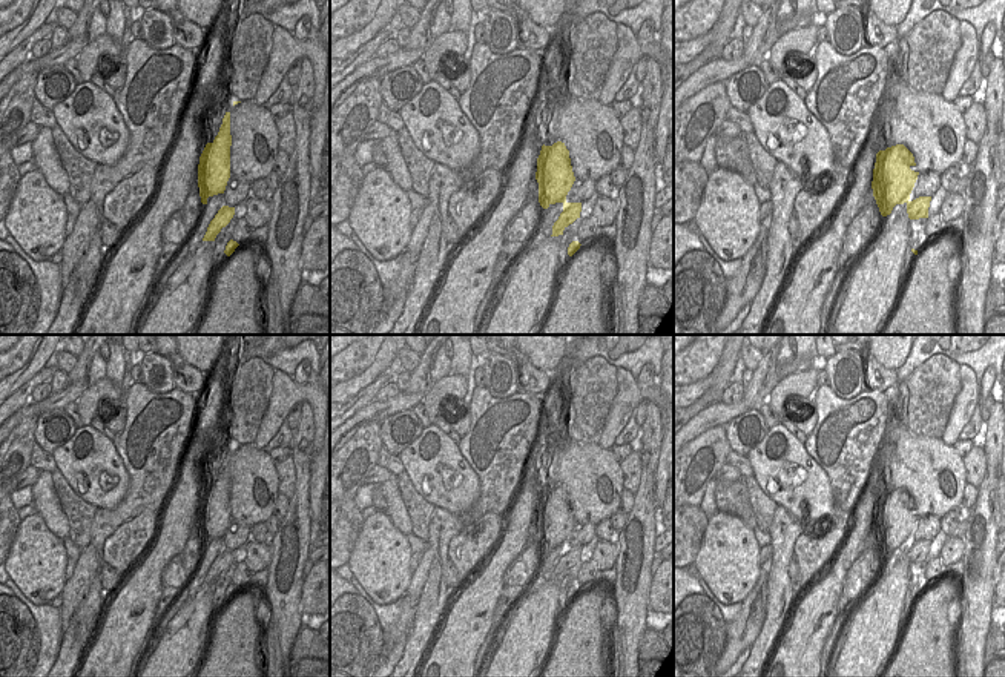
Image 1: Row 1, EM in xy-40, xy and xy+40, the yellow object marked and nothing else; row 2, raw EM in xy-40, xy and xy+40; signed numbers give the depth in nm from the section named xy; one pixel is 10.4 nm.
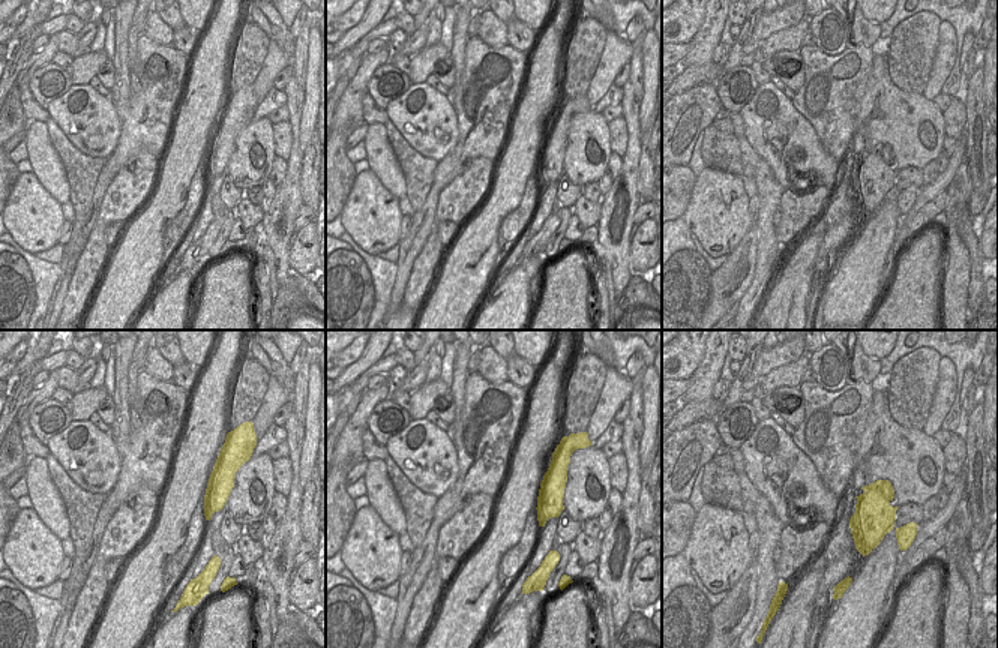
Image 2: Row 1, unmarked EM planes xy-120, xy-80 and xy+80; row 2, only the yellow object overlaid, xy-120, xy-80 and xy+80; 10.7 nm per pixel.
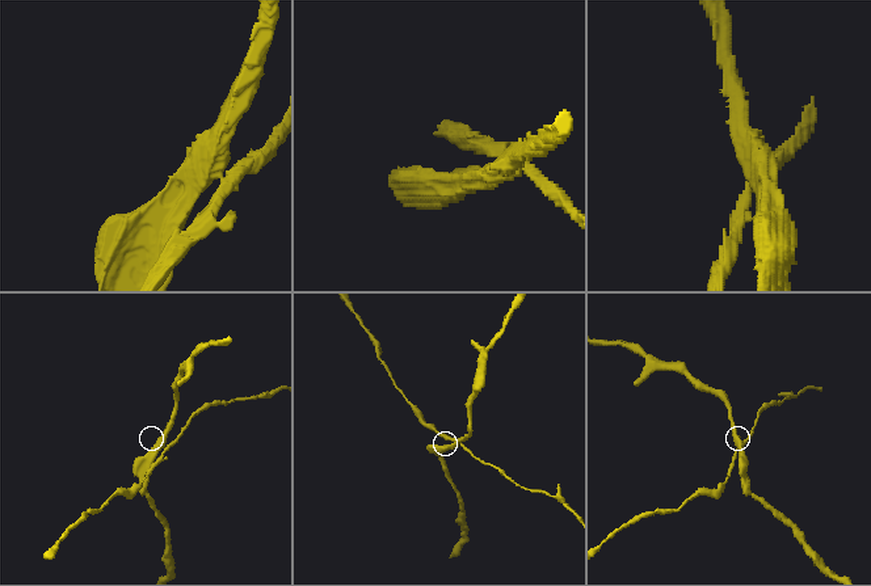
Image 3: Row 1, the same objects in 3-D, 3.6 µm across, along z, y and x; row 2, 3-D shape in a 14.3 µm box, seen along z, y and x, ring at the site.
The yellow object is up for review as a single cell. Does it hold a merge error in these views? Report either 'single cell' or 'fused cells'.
fused cells

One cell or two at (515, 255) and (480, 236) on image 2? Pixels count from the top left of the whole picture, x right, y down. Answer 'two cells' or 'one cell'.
two cells

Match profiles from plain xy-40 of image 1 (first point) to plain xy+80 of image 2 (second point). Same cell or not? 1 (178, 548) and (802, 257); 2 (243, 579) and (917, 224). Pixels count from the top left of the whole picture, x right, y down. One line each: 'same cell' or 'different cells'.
1: same cell
2: same cell

